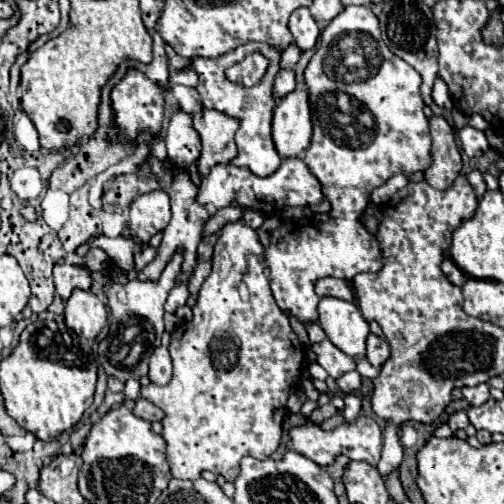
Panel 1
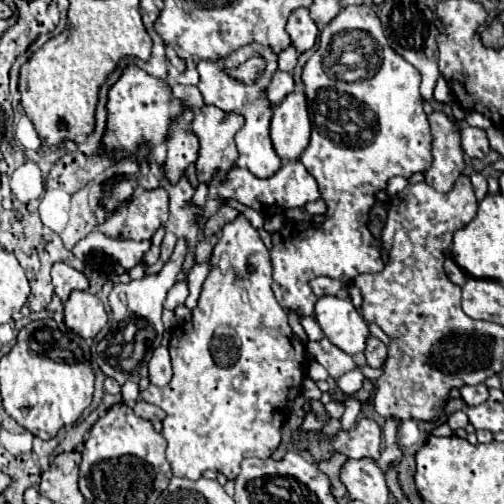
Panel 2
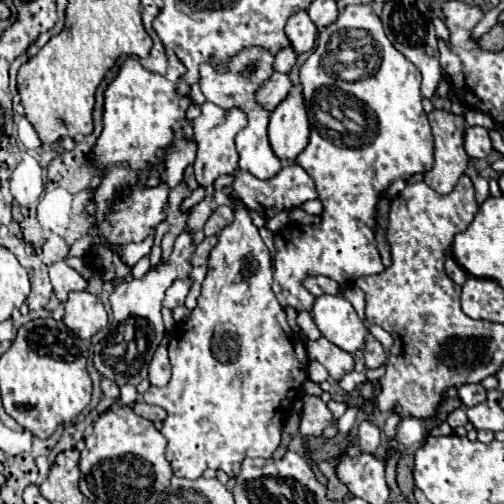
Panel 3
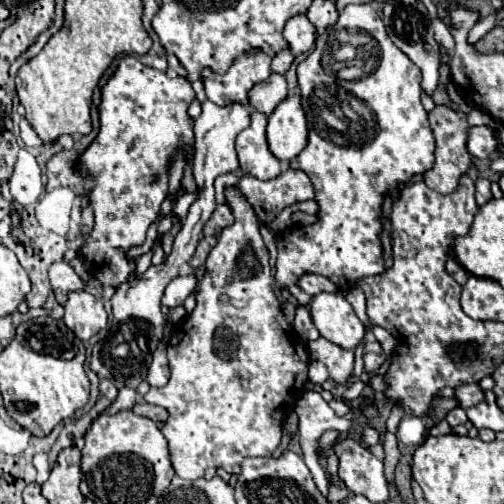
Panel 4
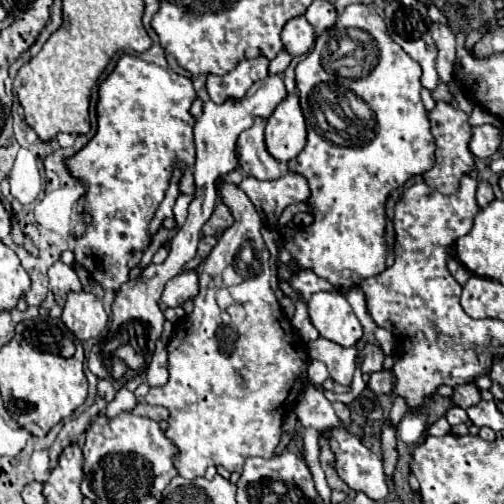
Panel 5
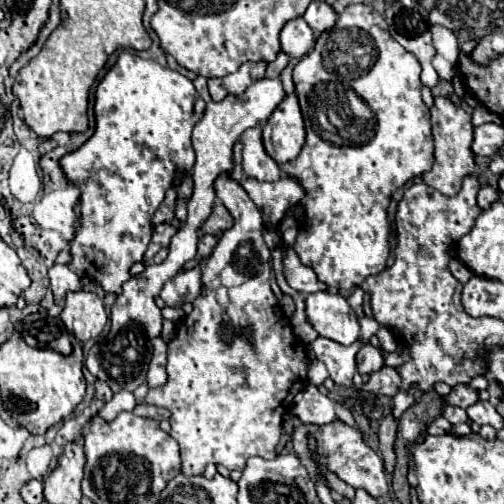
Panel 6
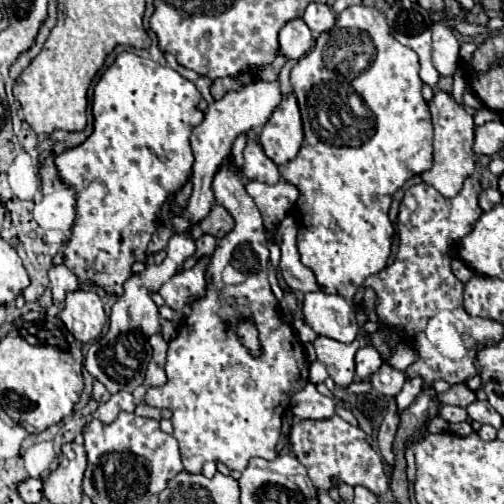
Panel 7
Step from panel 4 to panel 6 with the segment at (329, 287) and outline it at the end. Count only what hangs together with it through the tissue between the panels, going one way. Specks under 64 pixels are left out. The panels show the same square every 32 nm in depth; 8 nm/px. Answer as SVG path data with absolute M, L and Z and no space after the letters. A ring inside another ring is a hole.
M286 248L286 258L284 258L284 276L288 280L288 284L302 292L304 296L312 294L312 292L320 292L320 290L328 290L328 286L324 282L320 282L316 278L316 274L312 272L312 268L304 268L298 260L298 256Z

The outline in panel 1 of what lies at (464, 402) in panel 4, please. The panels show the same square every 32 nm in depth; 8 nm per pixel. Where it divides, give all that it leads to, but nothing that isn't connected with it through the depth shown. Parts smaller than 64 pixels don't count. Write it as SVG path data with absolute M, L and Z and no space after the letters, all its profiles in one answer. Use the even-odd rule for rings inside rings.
M478 384L478 386L472 386L472 388L462 388L462 394L472 406L482 406L490 400L490 386Z

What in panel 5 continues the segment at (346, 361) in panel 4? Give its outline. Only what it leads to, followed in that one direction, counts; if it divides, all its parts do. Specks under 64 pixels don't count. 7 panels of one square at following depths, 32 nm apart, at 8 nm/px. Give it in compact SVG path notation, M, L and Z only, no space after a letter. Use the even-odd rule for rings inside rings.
M318 338L308 344L310 358L320 360L328 366L330 378L342 386L350 386L354 368L356 368L356 348L340 348L326 338Z

